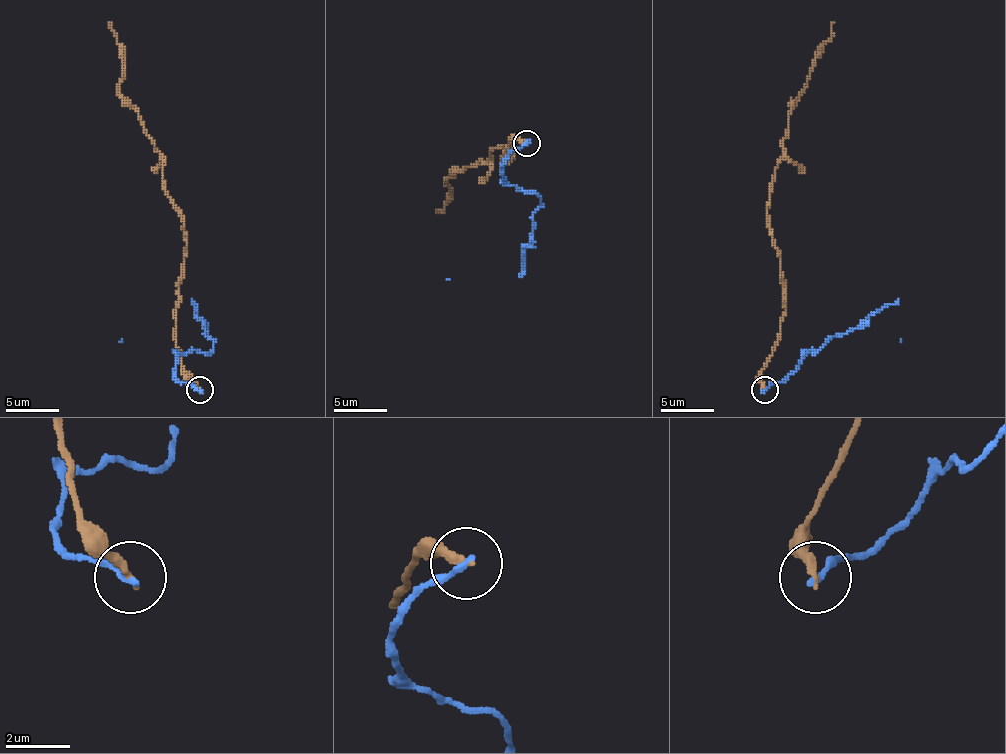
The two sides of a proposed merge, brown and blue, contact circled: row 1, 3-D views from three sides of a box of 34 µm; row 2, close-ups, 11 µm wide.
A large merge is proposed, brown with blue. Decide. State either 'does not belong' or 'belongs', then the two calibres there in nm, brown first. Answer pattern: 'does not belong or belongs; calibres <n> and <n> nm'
does not belong; calibres 280 and 200 nm

